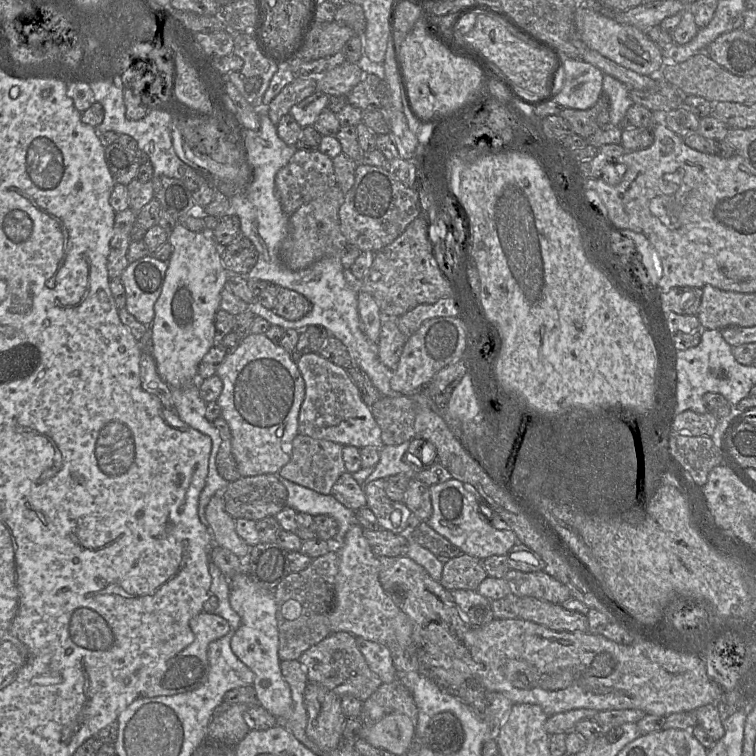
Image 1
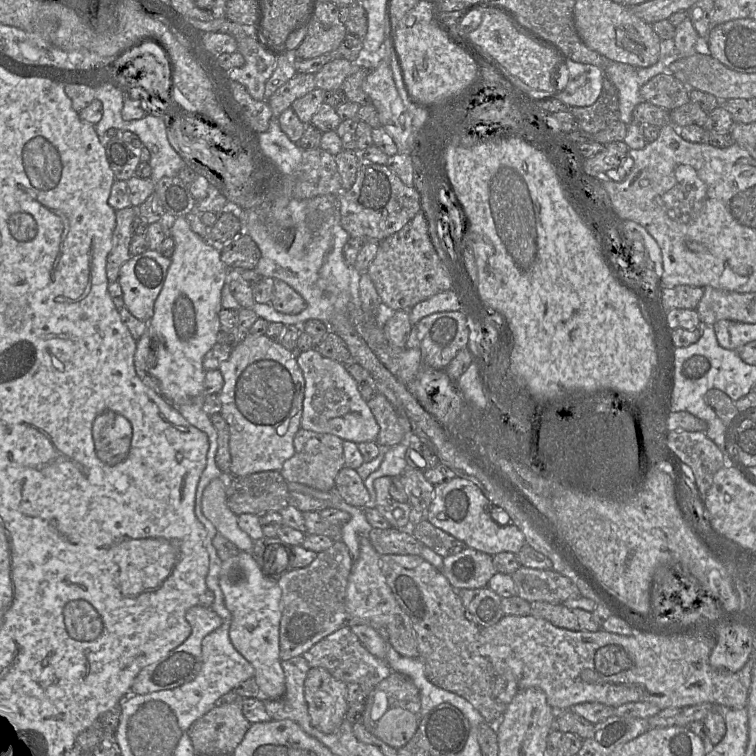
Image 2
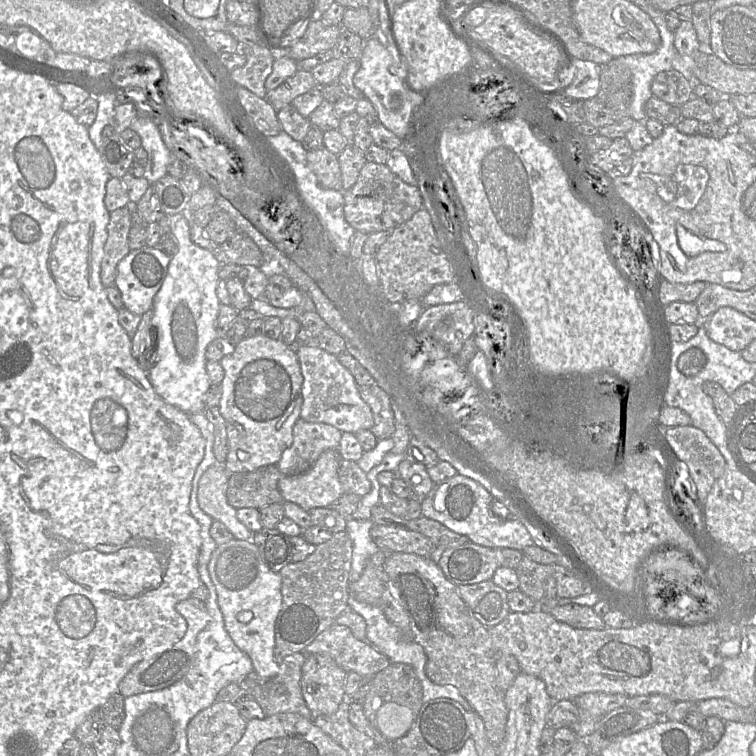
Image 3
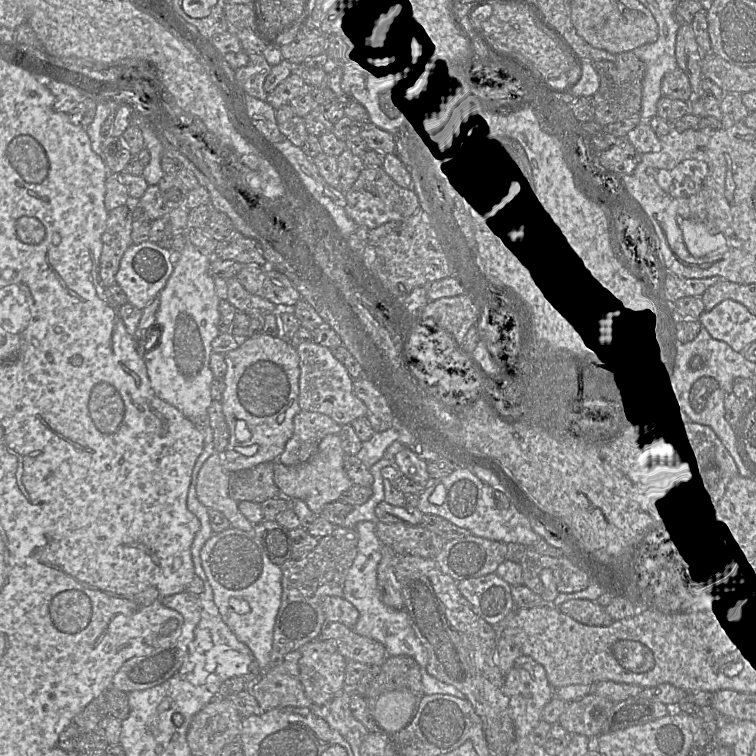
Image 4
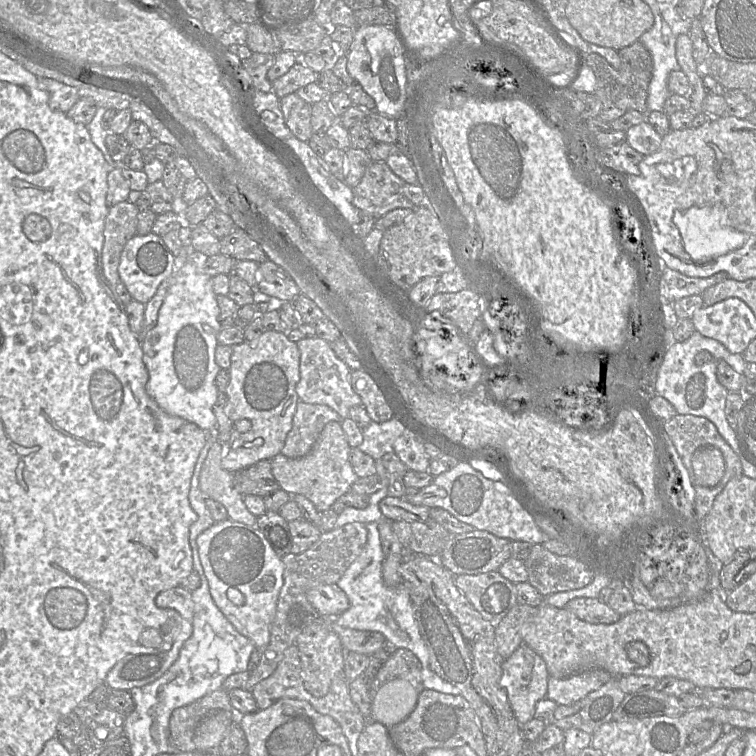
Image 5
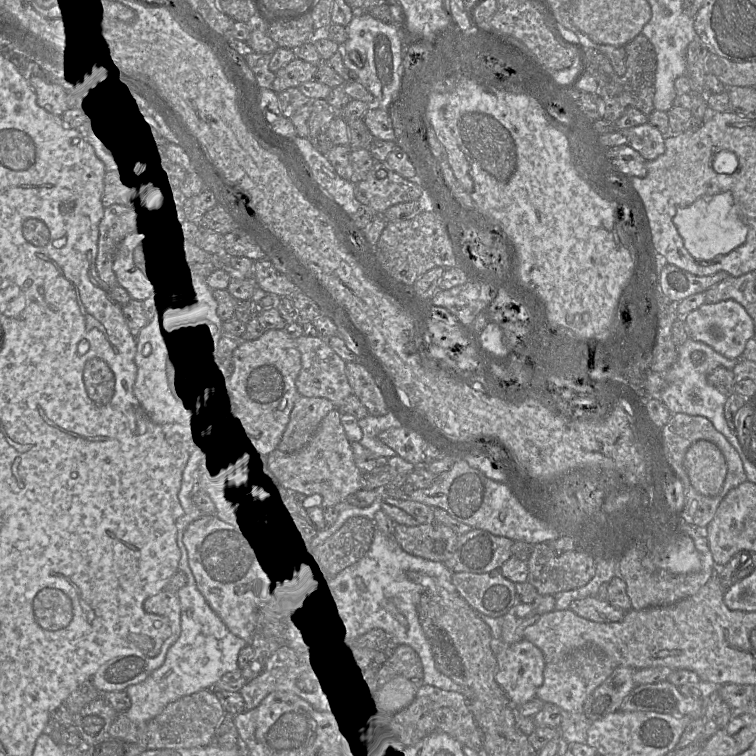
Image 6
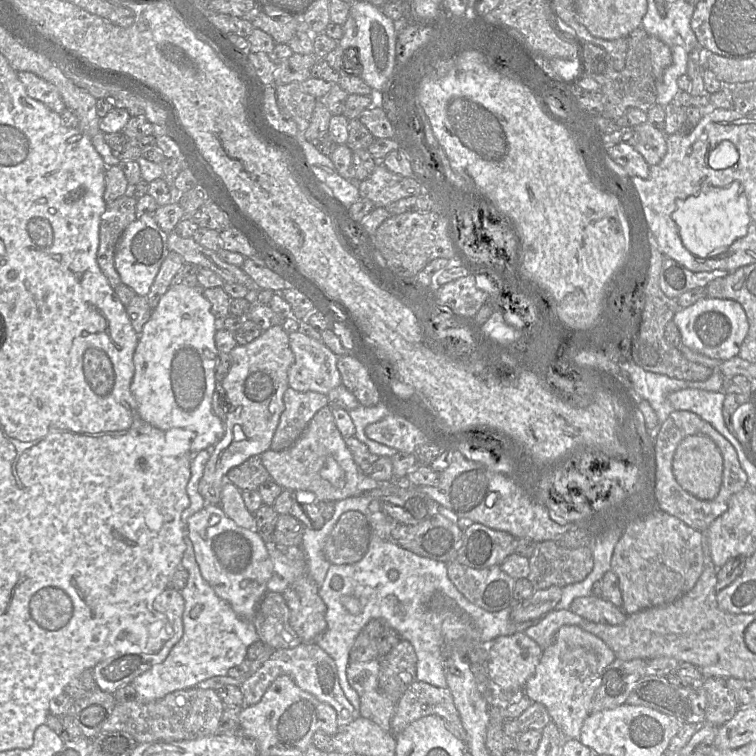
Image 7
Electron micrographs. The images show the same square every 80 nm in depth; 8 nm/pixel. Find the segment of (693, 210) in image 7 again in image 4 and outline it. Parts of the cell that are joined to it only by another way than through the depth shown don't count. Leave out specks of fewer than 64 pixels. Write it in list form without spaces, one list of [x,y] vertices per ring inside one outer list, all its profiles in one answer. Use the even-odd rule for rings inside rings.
[[[677,216],[677,223],[682,232],[683,242],[688,252],[694,257],[703,257],[709,253],[721,253],[729,249],[729,243],[720,233],[710,233],[704,223]]]

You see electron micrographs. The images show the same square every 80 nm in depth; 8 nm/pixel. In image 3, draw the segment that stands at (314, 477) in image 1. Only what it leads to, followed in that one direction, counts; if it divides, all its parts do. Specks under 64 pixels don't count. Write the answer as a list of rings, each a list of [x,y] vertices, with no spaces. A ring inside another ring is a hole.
[[[299,418],[293,426],[293,443],[276,464],[282,475],[309,470],[326,450],[338,450],[342,433],[332,425],[311,423]]]

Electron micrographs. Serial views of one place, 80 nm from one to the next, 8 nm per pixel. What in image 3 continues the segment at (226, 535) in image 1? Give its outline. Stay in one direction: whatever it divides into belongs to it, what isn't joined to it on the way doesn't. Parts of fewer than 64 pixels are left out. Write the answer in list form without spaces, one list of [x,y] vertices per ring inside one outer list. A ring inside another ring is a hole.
[[[223,464],[209,466],[198,483],[199,506],[213,520],[222,522],[234,538],[251,541],[254,533],[239,521],[237,509],[228,503],[228,480],[229,474]]]

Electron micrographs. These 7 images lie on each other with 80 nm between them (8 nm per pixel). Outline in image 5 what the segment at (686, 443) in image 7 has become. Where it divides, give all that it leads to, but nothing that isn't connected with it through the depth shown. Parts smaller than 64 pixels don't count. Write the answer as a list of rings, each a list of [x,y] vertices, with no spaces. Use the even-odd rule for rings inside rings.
[[[714,446],[699,447],[692,457],[695,482],[702,487],[714,487],[725,473],[725,460]]]

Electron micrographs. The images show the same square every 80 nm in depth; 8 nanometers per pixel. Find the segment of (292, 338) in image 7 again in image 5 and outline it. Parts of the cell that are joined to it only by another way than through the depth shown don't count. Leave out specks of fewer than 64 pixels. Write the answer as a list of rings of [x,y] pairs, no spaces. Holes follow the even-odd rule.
[[[305,337],[296,342],[300,352],[300,379],[296,385],[299,400],[309,404],[326,405],[342,419],[348,418],[349,409],[362,405],[361,398],[353,391],[348,366],[330,347],[330,343],[318,337]]]

